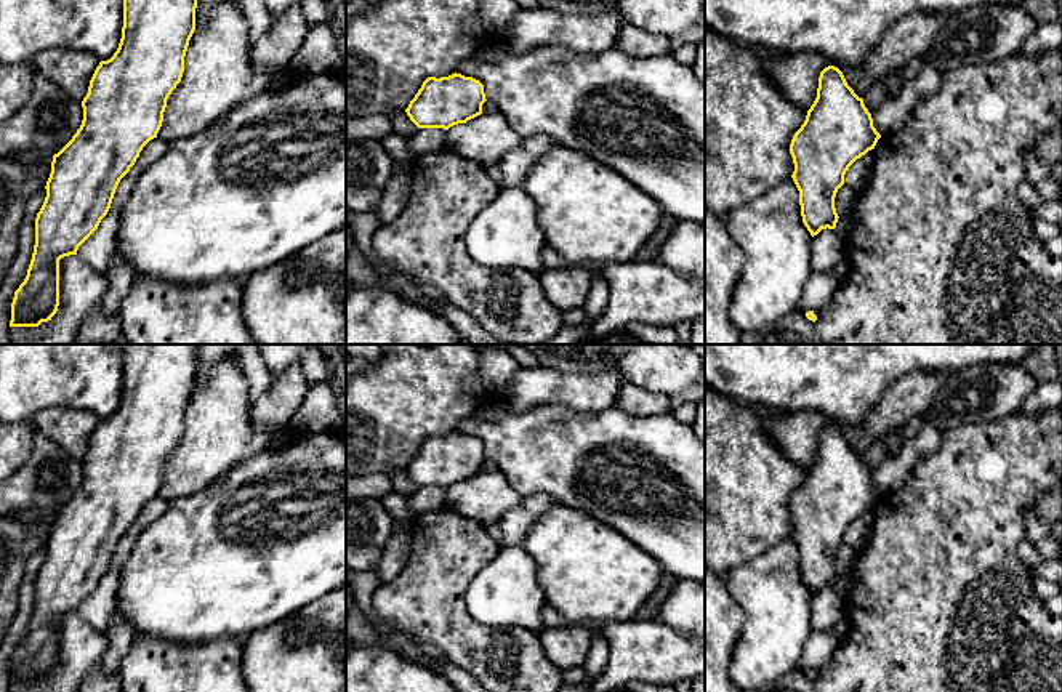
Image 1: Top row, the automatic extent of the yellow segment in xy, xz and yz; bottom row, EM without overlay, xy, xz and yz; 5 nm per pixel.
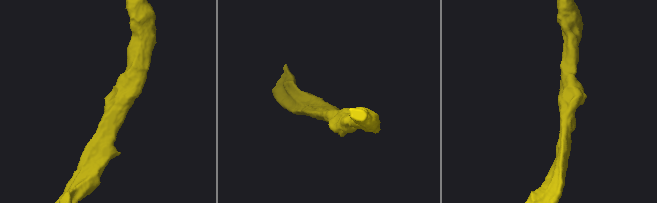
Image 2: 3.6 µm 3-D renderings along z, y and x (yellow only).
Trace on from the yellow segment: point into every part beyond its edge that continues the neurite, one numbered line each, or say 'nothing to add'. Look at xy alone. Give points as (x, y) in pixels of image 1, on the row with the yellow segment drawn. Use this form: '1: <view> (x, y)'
nothing to add

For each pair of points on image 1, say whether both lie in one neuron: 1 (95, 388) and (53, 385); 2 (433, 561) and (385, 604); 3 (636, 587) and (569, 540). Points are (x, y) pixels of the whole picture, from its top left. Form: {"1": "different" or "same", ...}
{"1": "same", "2": "same", "3": "same"}

